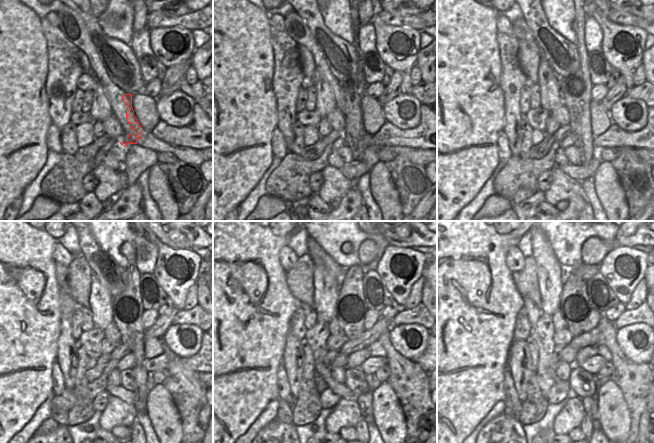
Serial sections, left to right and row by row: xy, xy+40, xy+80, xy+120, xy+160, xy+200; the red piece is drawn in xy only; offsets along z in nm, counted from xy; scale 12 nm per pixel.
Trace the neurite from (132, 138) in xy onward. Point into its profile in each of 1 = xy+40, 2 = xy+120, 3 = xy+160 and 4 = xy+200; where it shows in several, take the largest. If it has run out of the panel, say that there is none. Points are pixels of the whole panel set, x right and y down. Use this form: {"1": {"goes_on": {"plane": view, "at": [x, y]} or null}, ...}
{"1": {"goes_on": {"plane": "xy+40", "at": [355, 88]}}, "2": {"goes_on": {"plane": "xy+120", "at": [129, 302]}}, "3": {"goes_on": {"plane": "xy+160", "at": [351, 300]}}, "4": {"goes_on": {"plane": "xy+200", "at": [574, 299]}}}

